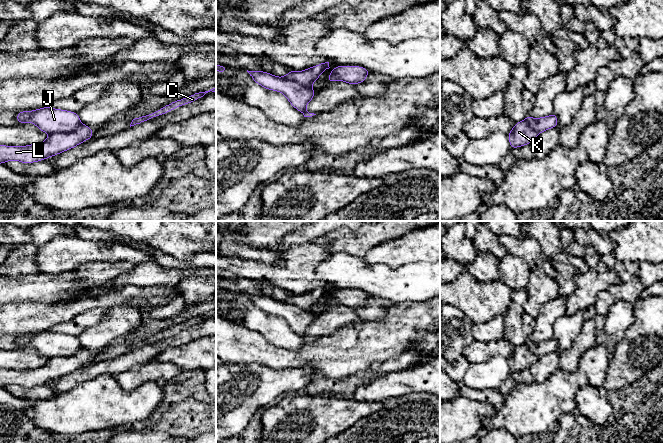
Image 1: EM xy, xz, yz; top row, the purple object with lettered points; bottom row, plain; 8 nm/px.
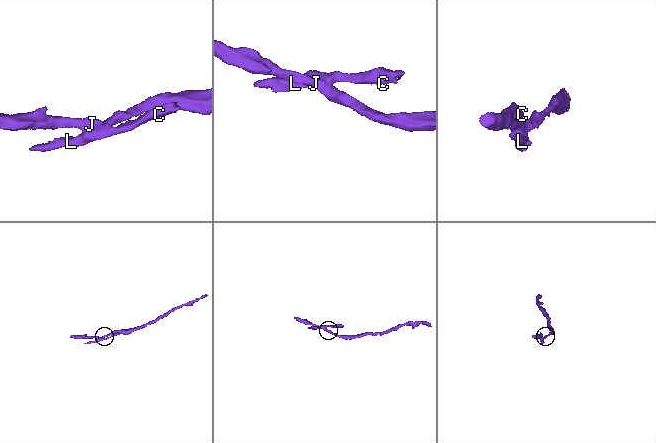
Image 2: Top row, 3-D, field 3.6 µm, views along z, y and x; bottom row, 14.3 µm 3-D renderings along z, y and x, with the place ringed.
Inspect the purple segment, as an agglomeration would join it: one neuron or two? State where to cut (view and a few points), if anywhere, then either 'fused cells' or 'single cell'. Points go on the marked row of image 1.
cut xy (81, 123), (70, 131), (51, 132), (49, 134); fused cells

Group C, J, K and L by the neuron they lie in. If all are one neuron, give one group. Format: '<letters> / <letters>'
C K L / J

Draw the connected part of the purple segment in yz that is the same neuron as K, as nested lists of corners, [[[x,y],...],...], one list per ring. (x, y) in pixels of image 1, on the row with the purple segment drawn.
[[[526,120],[515,123],[512,130],[507,134],[511,149],[530,145],[537,135],[538,134],[528,126]]]

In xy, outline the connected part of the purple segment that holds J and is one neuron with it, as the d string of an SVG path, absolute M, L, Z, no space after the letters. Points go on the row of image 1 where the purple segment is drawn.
M49 106L32 111L20 111L16 115L18 123L33 123L37 128L46 133L68 133L76 129L80 124L77 112L63 109L55 109Z

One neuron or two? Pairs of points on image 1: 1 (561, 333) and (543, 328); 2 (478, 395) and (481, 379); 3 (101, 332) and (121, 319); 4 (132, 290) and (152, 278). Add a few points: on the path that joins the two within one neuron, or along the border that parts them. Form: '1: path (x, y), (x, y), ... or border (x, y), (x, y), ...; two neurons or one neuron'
1: border (565, 313), (554, 323), (553, 336); two neurons
2: border (462, 382), (476, 389), (497, 389); two neurons
3: path (106, 330), (116, 322); one neuron
4: border (163, 286), (123, 285), (116, 288); two neurons

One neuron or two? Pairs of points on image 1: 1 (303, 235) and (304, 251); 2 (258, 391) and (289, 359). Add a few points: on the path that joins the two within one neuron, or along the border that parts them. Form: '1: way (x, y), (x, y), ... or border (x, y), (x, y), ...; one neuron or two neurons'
1: border (281, 240), (284, 248), (293, 244), (311, 242); two neurons
2: border (255, 364), (275, 369), (301, 368); two neurons

